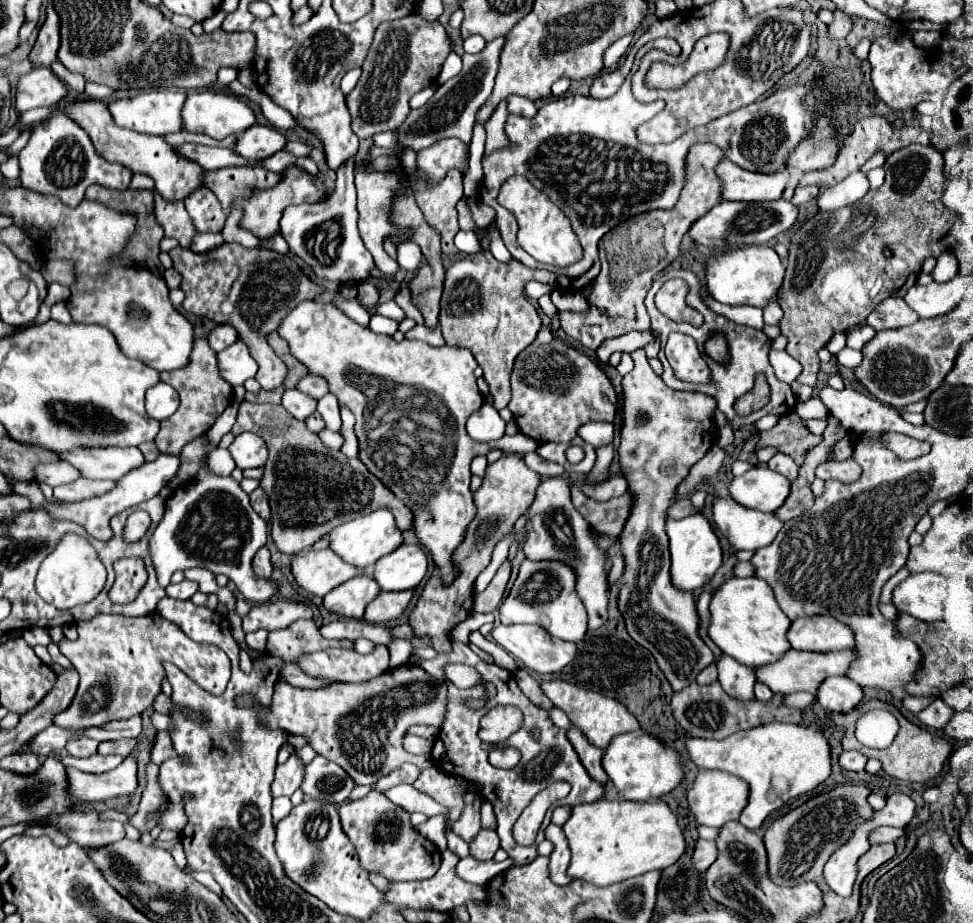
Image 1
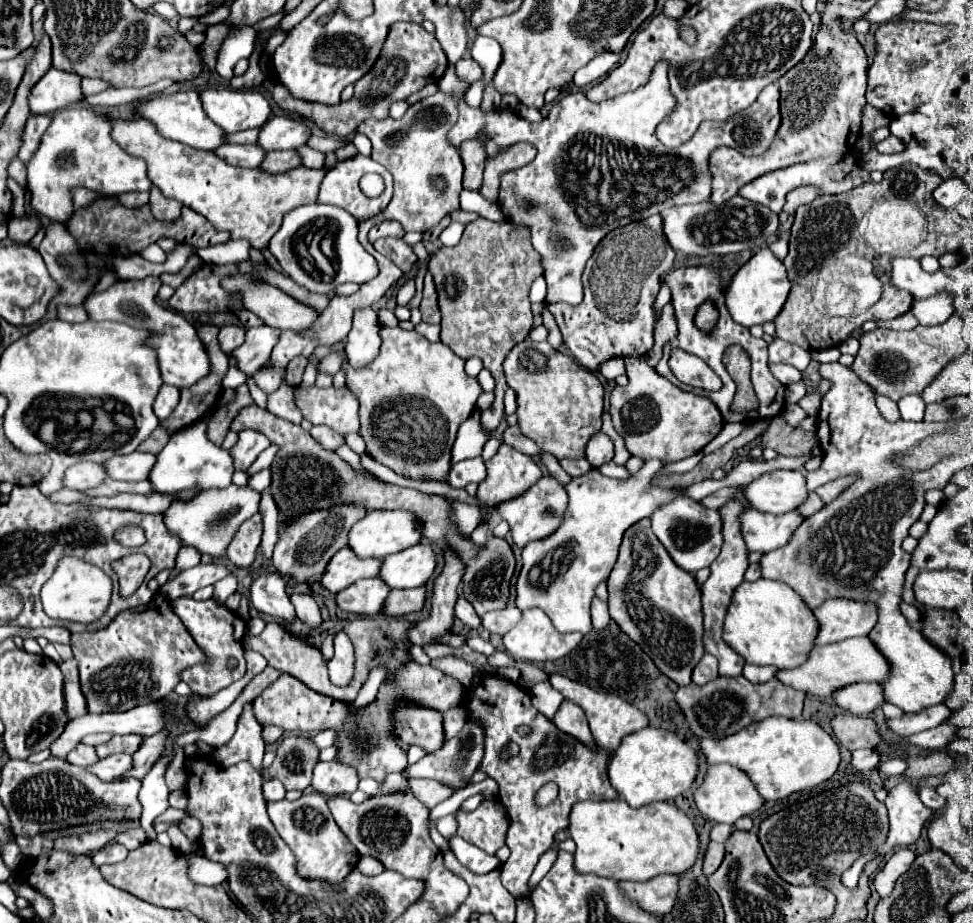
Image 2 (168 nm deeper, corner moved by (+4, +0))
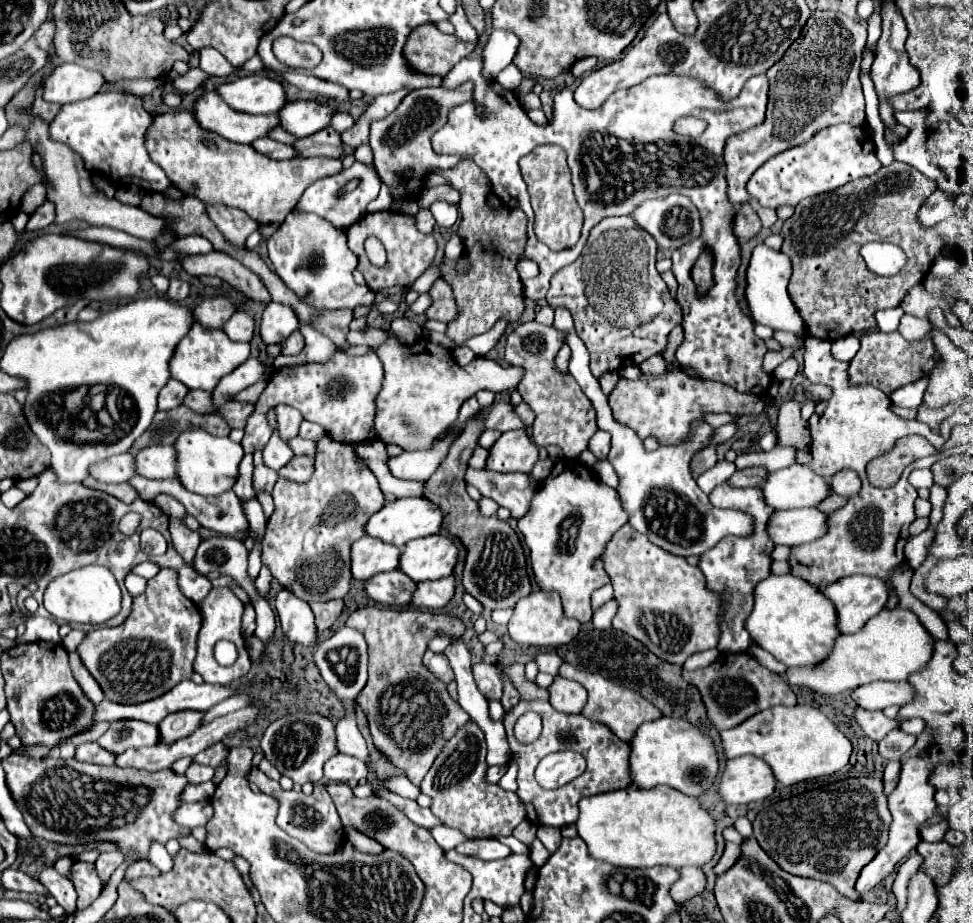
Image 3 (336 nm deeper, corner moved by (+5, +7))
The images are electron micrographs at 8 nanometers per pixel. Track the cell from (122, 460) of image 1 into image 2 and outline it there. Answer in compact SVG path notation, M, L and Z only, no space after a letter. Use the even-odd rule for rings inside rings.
M133 451L129 455L115 455L105 461L107 478L117 481L139 482L149 479L149 473L155 465L157 457L153 453Z

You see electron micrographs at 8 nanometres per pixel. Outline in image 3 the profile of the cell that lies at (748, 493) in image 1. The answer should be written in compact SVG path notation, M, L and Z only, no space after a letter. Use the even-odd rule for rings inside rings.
M796 462L770 472L762 484L766 504L776 510L818 506L828 496L828 490L830 486L824 478Z

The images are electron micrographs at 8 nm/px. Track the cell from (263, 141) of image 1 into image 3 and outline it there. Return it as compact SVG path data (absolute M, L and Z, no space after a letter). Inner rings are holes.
M314 100L288 102L278 112L280 126L296 138L306 138L306 136L312 136L318 130L326 128L332 114L334 114L334 110L330 106L318 104Z

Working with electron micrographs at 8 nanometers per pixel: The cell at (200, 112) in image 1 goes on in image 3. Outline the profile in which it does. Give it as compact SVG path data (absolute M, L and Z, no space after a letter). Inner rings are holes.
M262 74L240 76L234 82L224 82L218 86L218 94L228 106L236 108L236 112L248 112L254 116L278 112L286 102L282 84Z

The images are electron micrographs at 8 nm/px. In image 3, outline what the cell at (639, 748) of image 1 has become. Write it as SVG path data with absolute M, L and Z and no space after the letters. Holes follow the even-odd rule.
M662 716L636 730L630 742L630 780L632 786L652 788L658 784L680 790L686 796L700 796L714 786L718 760L714 744L696 726L682 718Z

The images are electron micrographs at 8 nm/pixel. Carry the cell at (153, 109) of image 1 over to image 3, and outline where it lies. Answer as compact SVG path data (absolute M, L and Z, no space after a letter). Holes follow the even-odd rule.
M214 90L204 92L192 108L200 128L216 132L226 140L250 144L256 138L266 136L268 130L278 126L278 116L250 116L232 110Z

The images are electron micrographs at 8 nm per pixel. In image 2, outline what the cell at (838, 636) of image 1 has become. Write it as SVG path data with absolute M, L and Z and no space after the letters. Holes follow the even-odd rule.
M827 599L815 609L819 621L817 645L839 643L849 637L867 635L879 617L879 609L871 601Z

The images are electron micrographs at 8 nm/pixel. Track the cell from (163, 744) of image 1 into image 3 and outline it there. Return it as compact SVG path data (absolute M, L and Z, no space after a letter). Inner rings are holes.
M18 754L4 758L2 766L6 770L8 790L12 792L26 826L40 840L60 844L112 840L120 844L124 854L134 848L146 858L152 840L166 844L170 838L190 834L188 828L182 828L172 820L172 812L180 806L178 796L188 784L186 776L172 772L172 768L150 774L136 768L78 762L76 758L44 756L36 760Z

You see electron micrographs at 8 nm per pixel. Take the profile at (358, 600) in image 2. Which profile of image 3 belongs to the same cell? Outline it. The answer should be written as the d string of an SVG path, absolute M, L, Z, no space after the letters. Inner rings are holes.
M400 570L376 574L368 582L364 582L364 590L368 598L386 606L400 606L400 608L410 604L414 586L416 584Z

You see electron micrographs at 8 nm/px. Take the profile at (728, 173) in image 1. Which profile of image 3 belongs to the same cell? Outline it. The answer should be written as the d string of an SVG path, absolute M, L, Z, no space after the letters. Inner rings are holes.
M836 124L820 130L810 142L780 152L758 168L746 184L750 198L758 200L764 208L778 208L782 204L796 206L802 198L836 190L856 178L872 176L880 170L880 162L874 154L874 142L866 128L850 124Z

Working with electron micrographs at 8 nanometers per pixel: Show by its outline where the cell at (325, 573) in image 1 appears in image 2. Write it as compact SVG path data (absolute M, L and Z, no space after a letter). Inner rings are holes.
M345 547L329 561L329 567L321 579L321 585L331 593L339 593L341 589L353 585L359 579L377 577L381 571L381 563L383 561L375 557L361 559L349 547Z

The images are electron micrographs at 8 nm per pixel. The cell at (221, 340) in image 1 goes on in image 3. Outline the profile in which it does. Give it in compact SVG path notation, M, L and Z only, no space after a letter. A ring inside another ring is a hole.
M234 312L222 330L234 342L250 342L250 338L254 334L254 320L246 312Z

